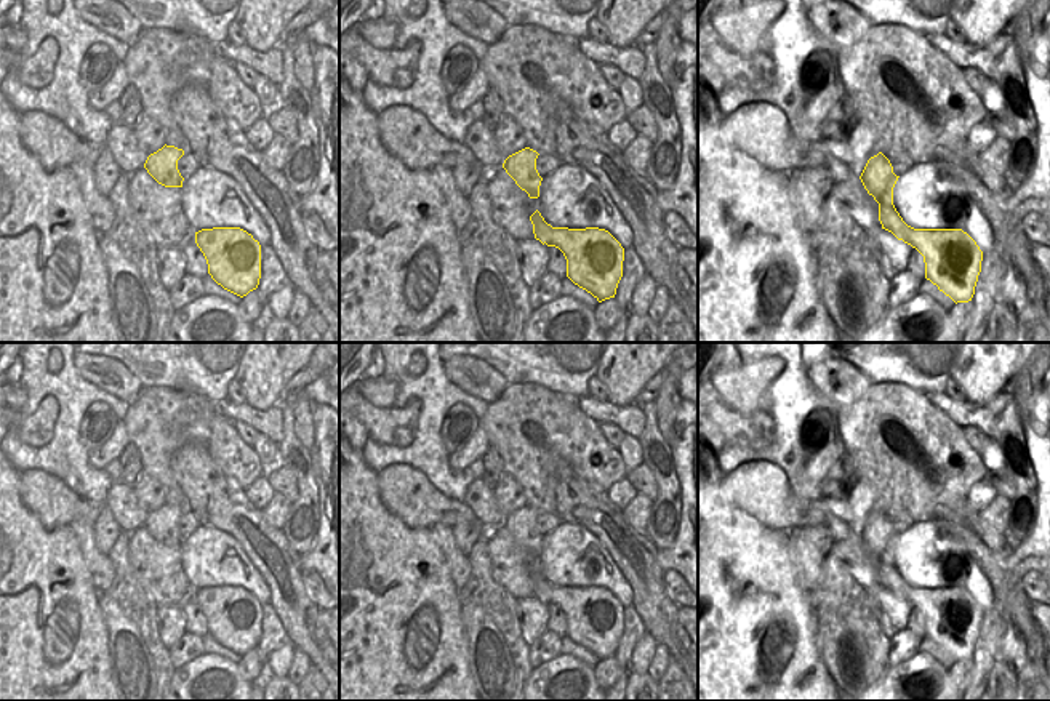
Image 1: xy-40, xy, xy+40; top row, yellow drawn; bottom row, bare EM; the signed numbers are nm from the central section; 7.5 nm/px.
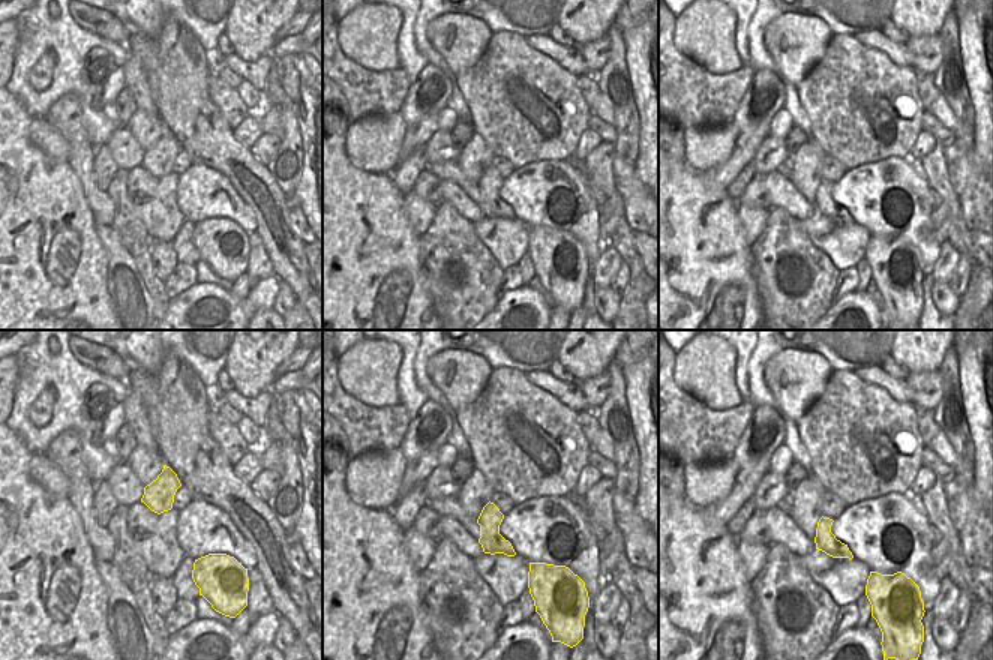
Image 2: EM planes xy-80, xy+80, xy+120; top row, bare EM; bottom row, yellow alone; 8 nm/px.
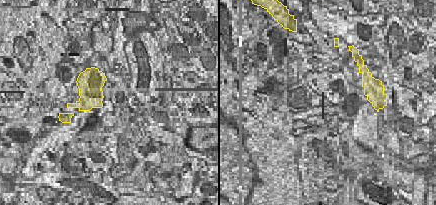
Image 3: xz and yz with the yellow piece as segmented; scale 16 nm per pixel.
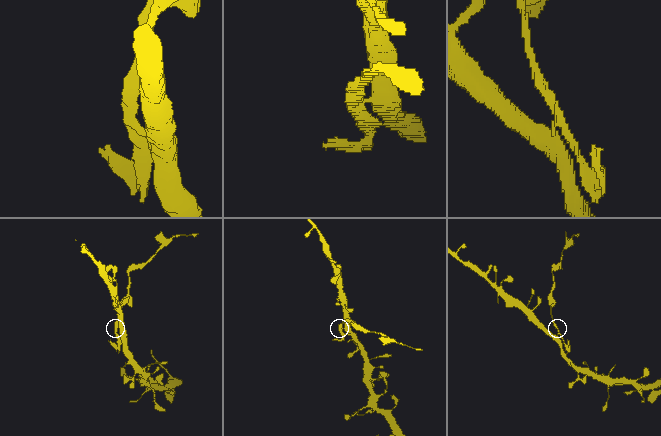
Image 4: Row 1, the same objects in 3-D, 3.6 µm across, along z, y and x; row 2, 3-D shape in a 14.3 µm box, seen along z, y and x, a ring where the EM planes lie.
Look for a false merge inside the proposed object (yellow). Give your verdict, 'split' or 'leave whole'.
split

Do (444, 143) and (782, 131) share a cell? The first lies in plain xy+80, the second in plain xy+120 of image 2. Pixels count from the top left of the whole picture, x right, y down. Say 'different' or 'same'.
different

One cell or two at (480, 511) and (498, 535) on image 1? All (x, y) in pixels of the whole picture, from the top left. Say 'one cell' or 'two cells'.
two cells

